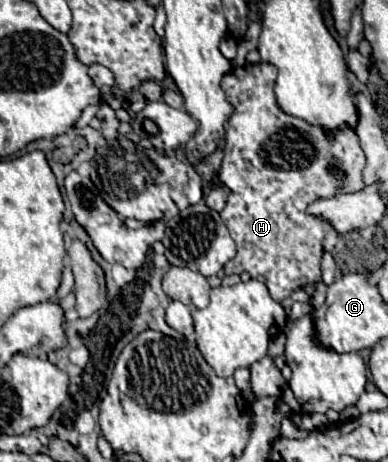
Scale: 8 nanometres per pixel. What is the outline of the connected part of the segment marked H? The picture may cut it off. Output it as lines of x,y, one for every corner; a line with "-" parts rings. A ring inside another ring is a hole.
272,64
236,66
222,78
222,90
236,112
226,126
226,148
218,178
244,200
244,204
222,212
222,220
238,246
238,254
224,270
226,274
248,272
254,280
268,286
272,300
280,302
292,290
320,280
322,240
330,226
308,216
306,204
340,190
360,190
364,186
362,170
366,156
354,130
340,130
334,142
328,144
320,128
284,114
276,106
274,82
276,68
-
334,156
346,170
344,178
328,170

